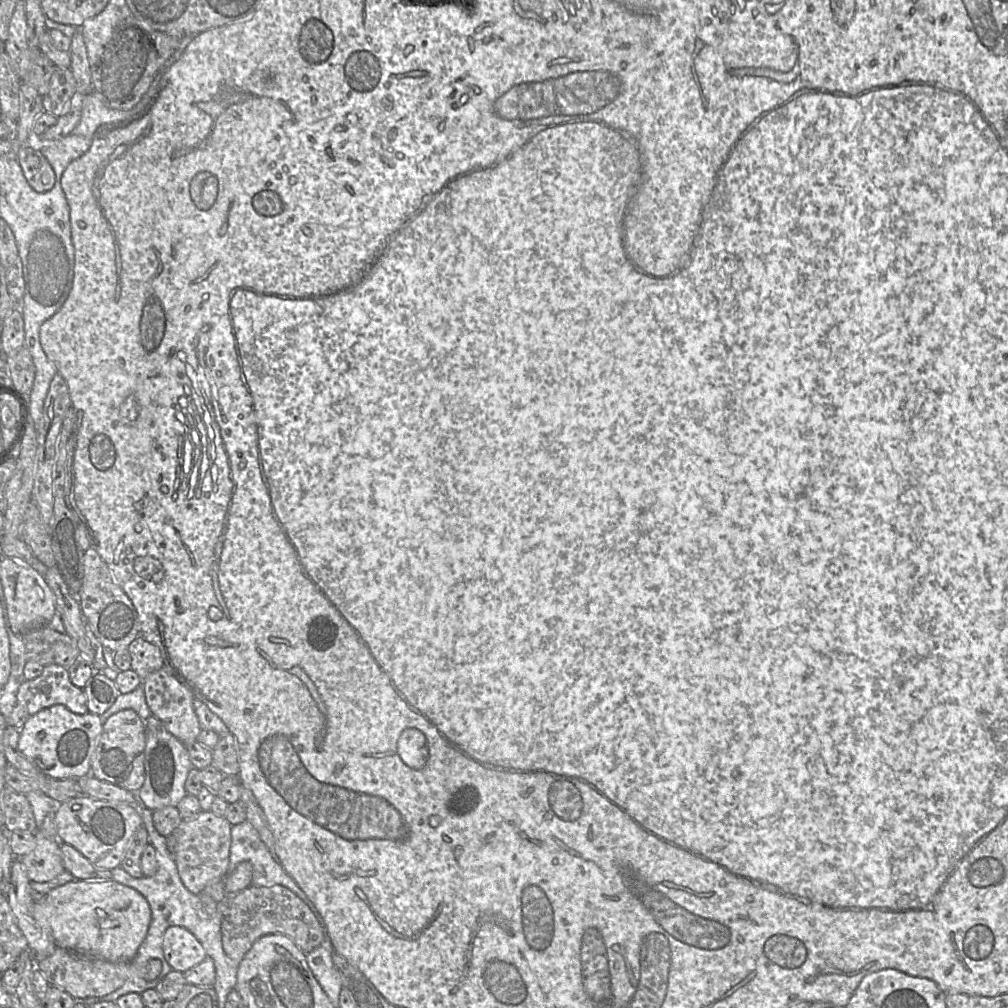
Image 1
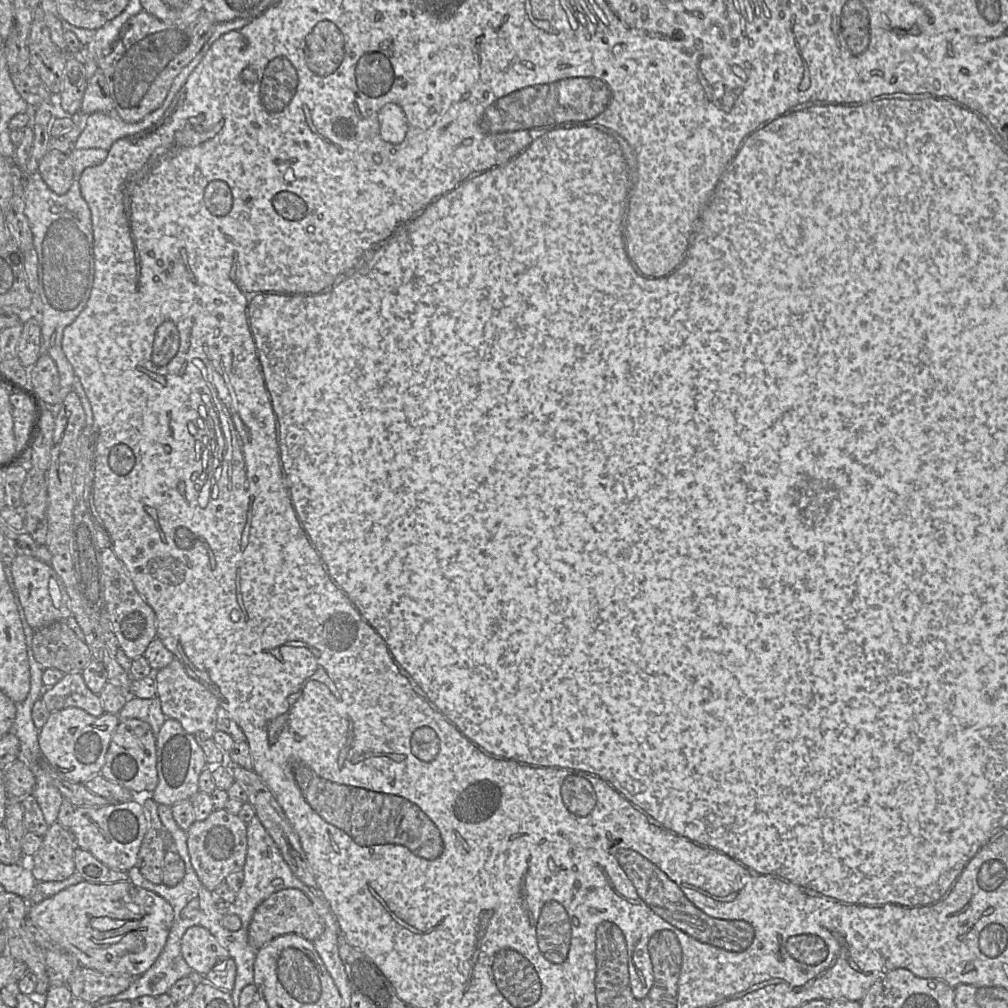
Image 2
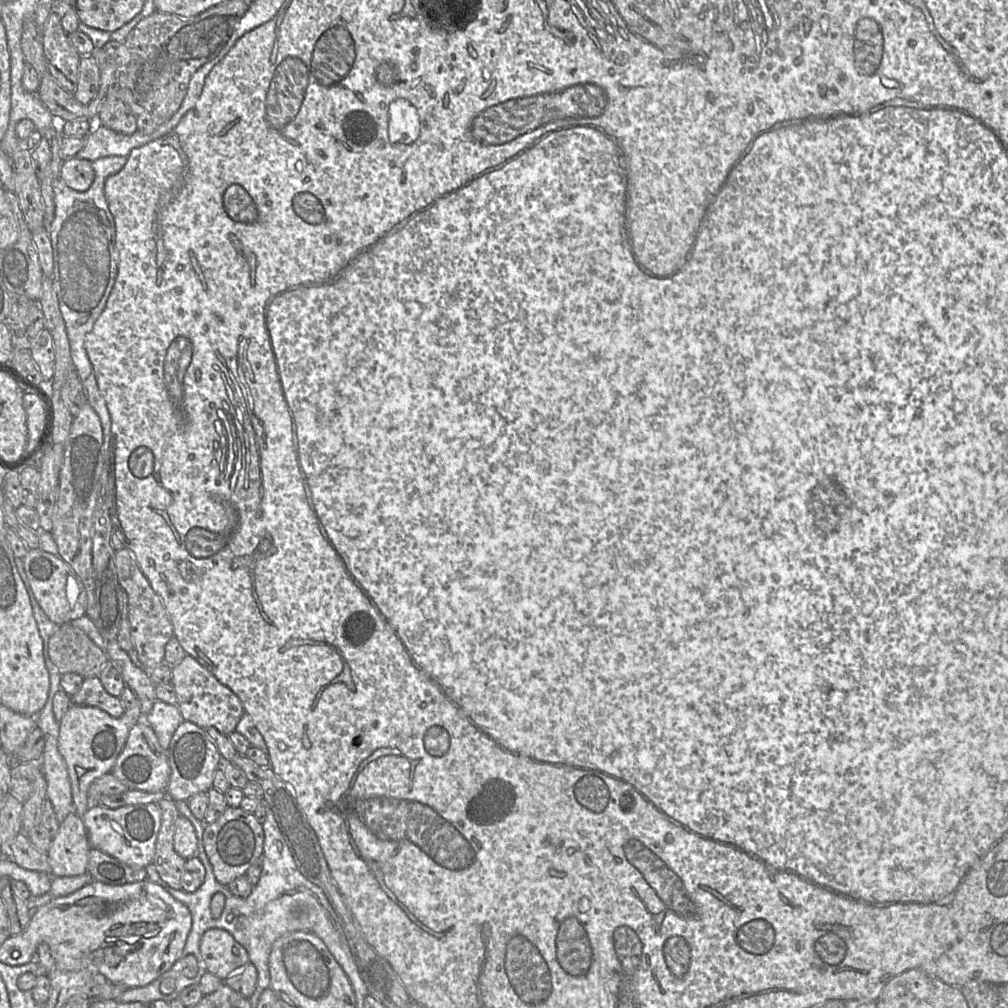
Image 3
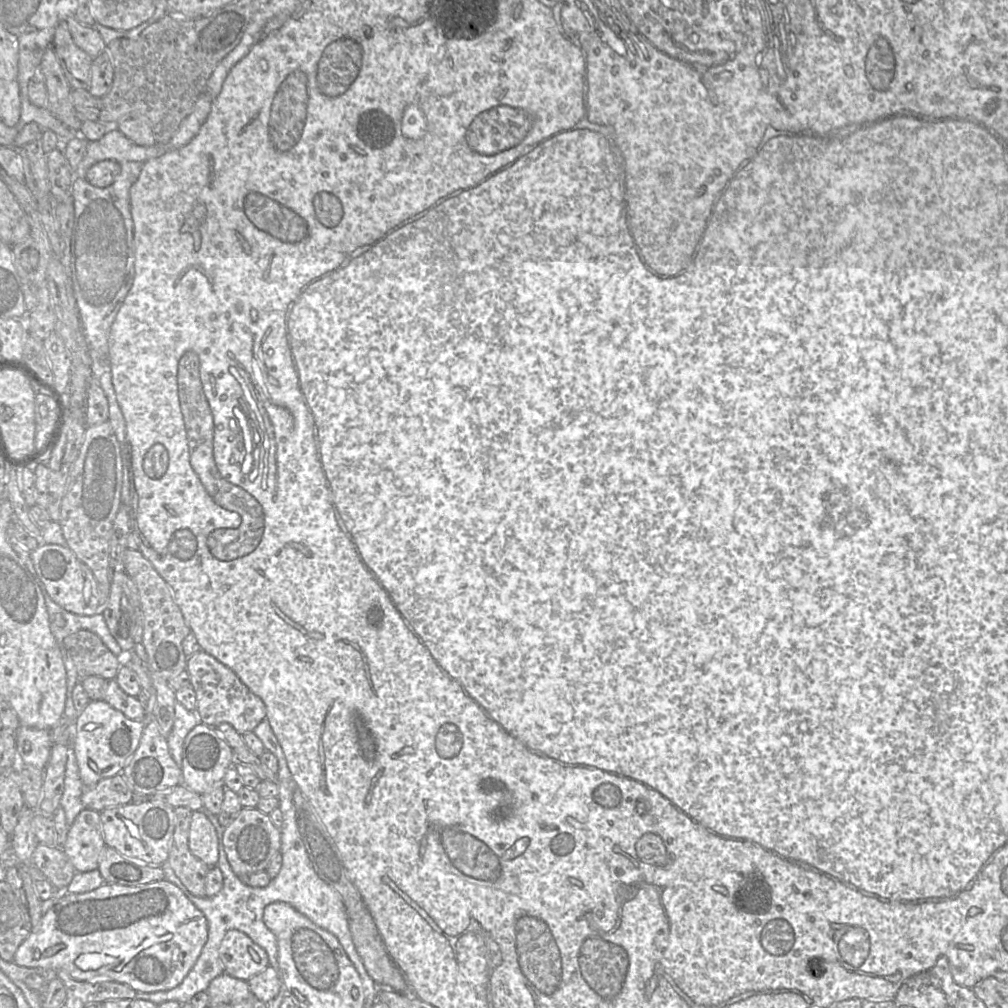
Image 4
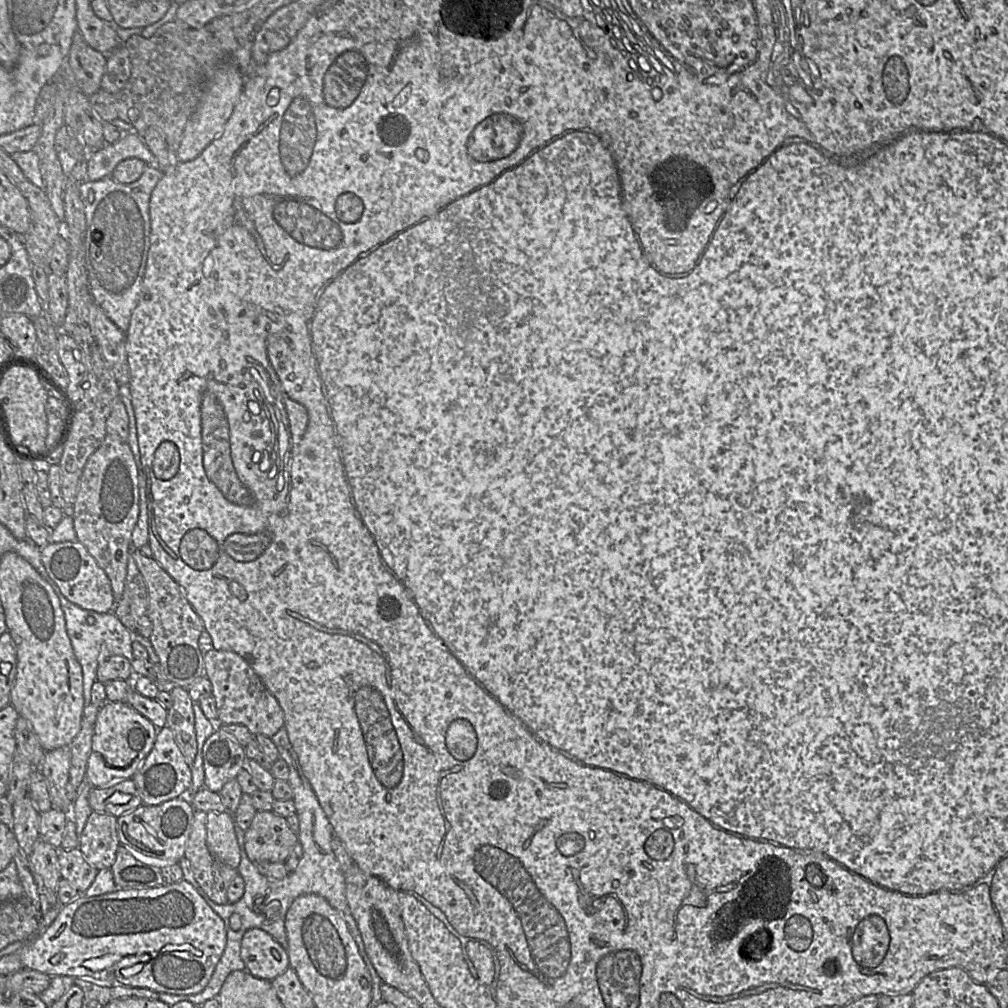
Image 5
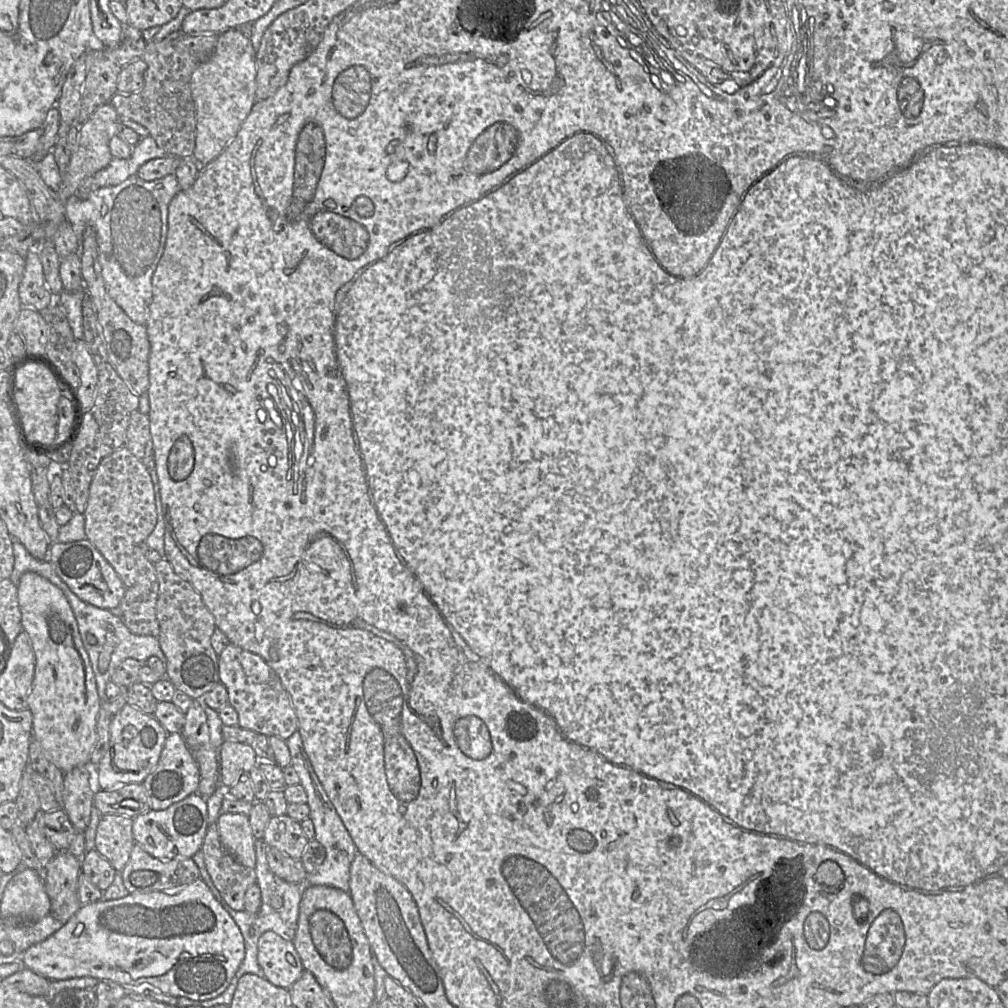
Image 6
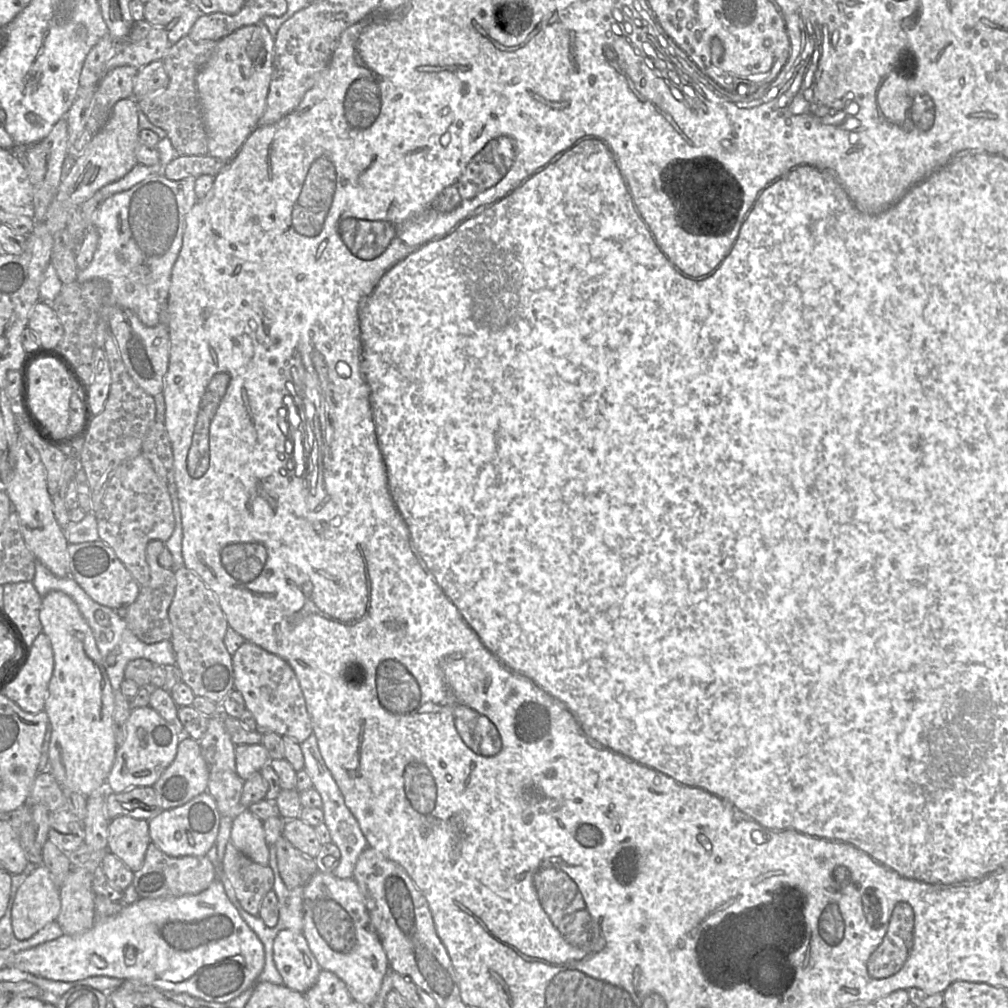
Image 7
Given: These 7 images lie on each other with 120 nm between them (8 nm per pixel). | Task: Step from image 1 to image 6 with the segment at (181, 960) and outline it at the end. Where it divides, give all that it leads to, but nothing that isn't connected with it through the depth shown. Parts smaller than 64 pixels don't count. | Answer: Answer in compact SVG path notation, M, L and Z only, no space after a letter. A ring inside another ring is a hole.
M272 931L263 933L259 938L257 961L265 979L286 989L289 989L304 971L293 942Z

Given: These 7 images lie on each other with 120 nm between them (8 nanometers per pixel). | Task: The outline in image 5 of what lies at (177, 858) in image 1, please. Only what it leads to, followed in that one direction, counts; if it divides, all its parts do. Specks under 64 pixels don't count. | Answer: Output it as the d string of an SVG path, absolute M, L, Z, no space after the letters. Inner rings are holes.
M257 811L250 827L243 831L235 828L238 844L243 854L254 864L261 862L284 862L298 845L298 836L287 824L286 818L272 811Z

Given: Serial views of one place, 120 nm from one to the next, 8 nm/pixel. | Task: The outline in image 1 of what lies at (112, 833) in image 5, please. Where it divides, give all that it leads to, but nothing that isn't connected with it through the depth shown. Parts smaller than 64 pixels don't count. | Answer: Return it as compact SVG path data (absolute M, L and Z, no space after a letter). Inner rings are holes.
M37 831L34 849L20 858L30 881L44 883L62 874L65 869L62 861L59 839L49 839Z

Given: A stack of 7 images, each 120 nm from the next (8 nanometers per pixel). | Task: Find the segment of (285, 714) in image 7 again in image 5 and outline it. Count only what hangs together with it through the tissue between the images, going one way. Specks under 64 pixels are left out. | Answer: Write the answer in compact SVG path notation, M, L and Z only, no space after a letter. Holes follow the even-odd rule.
M211 650L204 654L205 677L212 684L212 693L220 725L239 724L253 735L272 737L284 727L284 714L275 696L249 663L232 651Z

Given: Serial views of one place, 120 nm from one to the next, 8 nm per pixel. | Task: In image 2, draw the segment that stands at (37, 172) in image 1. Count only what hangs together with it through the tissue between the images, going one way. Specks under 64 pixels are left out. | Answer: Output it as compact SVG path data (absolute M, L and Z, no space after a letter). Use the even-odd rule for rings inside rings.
M49 150L44 155L37 172L56 194L65 194L74 180L74 169L67 154L57 150Z

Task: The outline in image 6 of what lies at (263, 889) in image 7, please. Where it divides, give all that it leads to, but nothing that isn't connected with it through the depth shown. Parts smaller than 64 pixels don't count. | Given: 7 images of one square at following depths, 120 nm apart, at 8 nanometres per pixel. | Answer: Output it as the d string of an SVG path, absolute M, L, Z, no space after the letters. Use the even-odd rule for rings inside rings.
M209 823L200 853L224 902L236 911L245 911L245 893L250 886L257 884L255 870L239 864L223 848L213 823Z

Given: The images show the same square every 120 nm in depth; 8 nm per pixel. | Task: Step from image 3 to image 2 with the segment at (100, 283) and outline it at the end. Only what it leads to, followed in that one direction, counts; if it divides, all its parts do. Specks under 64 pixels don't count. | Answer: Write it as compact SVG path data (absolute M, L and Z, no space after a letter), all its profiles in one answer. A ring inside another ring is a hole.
M73 148L66 154L74 169L74 180L65 194L53 192L38 172L25 176L24 189L25 215L32 231L38 265L38 288L31 294L29 311L41 328L41 354L48 354L55 362L62 388L72 387L77 380L61 347L63 332L86 308L95 290L91 211L81 194L79 178L85 168L103 163L108 150Z

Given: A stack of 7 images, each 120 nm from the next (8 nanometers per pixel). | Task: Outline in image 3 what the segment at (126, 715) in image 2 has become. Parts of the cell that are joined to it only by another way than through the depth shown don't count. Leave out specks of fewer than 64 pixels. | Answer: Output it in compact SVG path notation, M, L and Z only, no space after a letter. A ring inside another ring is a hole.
M158 699L148 714L142 714L142 719L154 730L164 750L167 750L176 729L184 721L176 705Z

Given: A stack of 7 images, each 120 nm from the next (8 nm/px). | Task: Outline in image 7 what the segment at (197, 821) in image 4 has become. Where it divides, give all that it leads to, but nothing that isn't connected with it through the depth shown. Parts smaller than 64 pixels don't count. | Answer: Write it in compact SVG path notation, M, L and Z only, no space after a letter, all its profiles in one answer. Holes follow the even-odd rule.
M248 810L232 820L230 841L255 863L268 865L270 852L265 840L263 821Z

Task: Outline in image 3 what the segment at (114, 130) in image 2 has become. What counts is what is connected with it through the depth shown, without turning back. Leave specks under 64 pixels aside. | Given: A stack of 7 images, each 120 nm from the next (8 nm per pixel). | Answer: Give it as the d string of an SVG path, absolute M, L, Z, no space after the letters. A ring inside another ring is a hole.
M98 121L93 122L97 122L97 124L93 126L93 129L86 137L83 148L77 153L77 158L94 161L107 156L127 157L133 149L152 141L152 135L147 135L139 130L132 135L124 135L103 126L102 124L98 123Z

